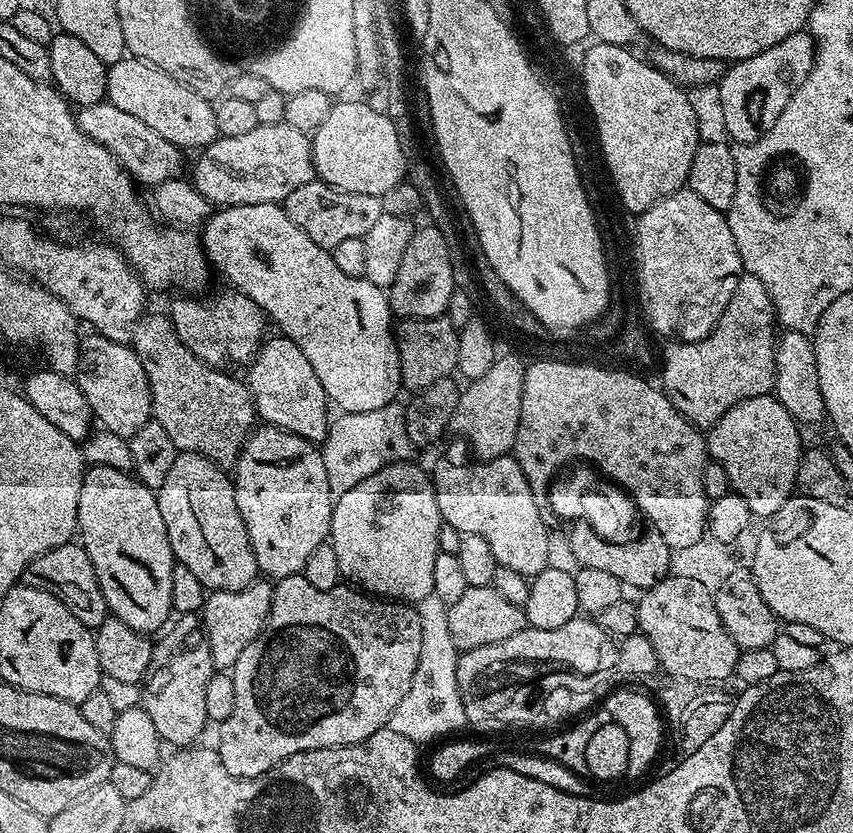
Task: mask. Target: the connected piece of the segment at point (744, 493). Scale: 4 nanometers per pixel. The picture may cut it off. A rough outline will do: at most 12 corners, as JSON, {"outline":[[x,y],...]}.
{"outline":[[772,394],[707,429],[709,457],[753,517],[796,492],[802,455]]}

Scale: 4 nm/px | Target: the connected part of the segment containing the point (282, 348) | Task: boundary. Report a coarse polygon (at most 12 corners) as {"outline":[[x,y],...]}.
{"outline":[[269,335],[246,368],[265,425],[323,445],[330,401],[306,354]]}

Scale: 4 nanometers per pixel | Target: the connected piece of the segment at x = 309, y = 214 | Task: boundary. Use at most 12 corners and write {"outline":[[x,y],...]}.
{"outline":[[317,178],[282,202],[318,246],[363,238],[382,218],[374,194]]}

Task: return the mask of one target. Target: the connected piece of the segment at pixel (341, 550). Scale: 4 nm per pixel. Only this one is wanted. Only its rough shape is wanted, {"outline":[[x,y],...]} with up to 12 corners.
{"outline":[[387,464],[332,506],[341,577],[413,606],[441,551],[436,485]]}

